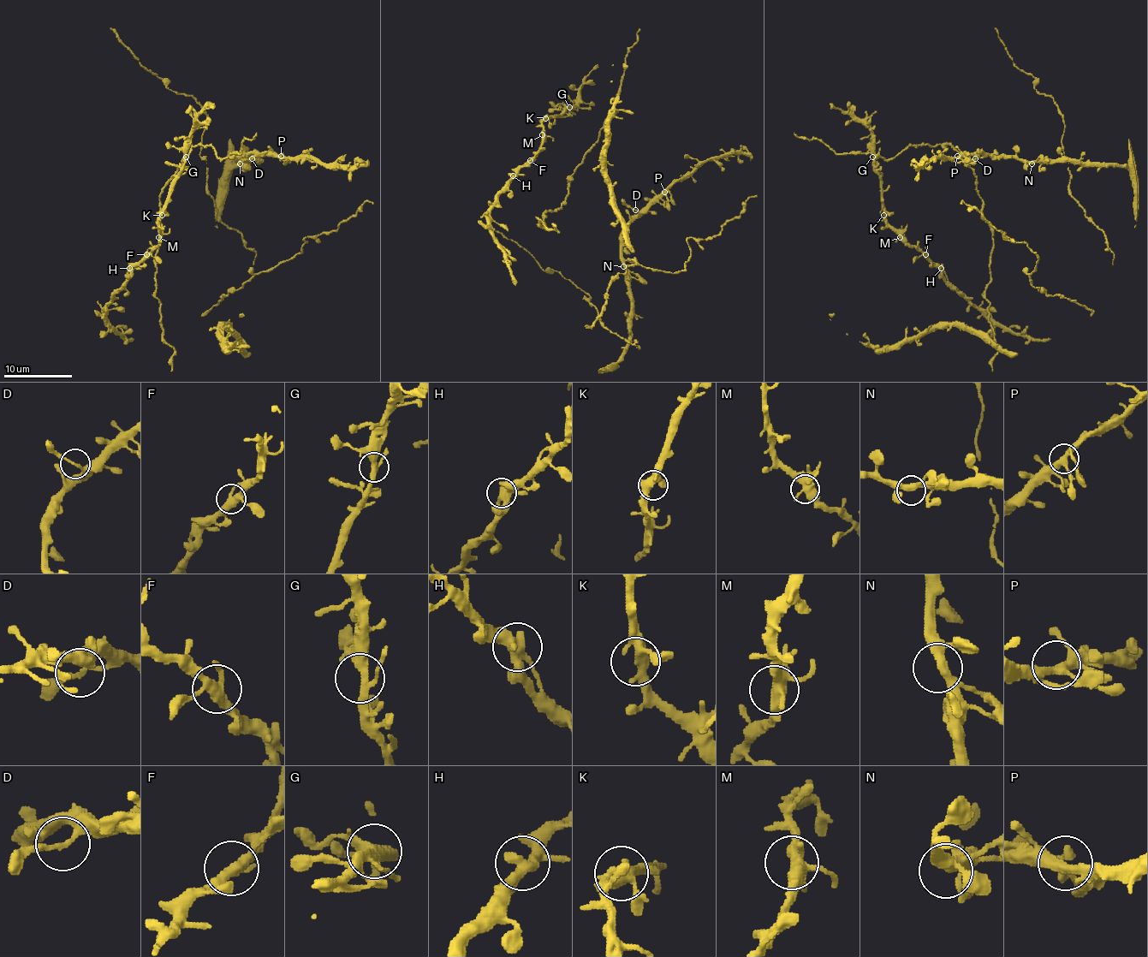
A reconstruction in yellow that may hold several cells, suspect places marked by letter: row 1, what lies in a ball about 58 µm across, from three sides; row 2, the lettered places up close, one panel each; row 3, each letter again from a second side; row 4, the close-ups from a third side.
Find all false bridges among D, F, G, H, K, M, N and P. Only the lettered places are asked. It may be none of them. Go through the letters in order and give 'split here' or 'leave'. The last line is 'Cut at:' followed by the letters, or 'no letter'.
D: leave
F: leave
G: leave
H: leave
K: leave
M: leave
N: leave
P: leave
Cut at: no letter

